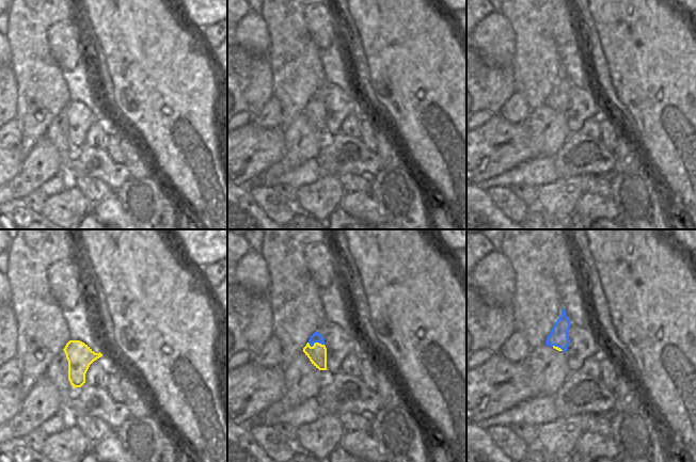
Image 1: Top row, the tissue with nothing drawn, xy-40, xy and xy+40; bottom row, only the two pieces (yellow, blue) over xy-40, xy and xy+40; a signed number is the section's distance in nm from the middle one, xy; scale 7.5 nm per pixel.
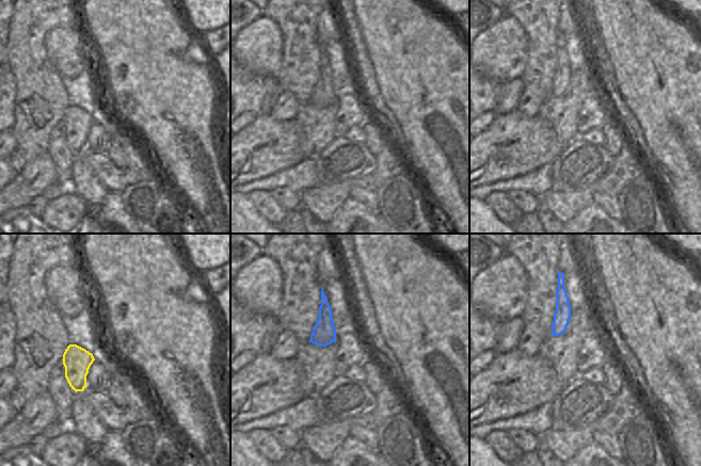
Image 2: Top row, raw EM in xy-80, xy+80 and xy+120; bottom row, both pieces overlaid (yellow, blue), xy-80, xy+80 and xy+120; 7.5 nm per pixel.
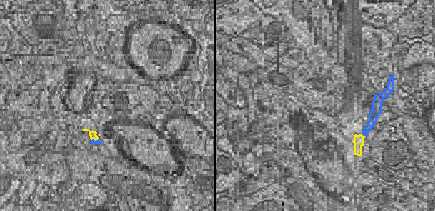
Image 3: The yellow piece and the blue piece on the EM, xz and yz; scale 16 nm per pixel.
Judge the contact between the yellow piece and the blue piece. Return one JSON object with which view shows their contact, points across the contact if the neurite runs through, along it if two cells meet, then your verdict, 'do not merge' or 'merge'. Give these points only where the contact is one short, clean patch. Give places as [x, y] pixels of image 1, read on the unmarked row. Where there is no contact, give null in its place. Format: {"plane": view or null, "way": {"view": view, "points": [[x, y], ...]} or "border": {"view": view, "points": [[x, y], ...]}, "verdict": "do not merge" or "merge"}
{"plane": "xy", "border": {"view": "xy", "points": [[307, 104], [311, 107], [315, 104], [323, 106]]}, "verdict": "do not merge"}

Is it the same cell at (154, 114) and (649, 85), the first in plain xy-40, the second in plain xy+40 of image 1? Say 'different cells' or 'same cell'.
same cell

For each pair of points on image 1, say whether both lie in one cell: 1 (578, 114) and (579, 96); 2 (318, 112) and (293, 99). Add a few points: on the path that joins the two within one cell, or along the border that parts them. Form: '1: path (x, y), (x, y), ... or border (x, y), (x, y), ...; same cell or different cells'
1: path (579, 110), (579, 100); same cell
2: border (307, 102), (302, 111); different cells

